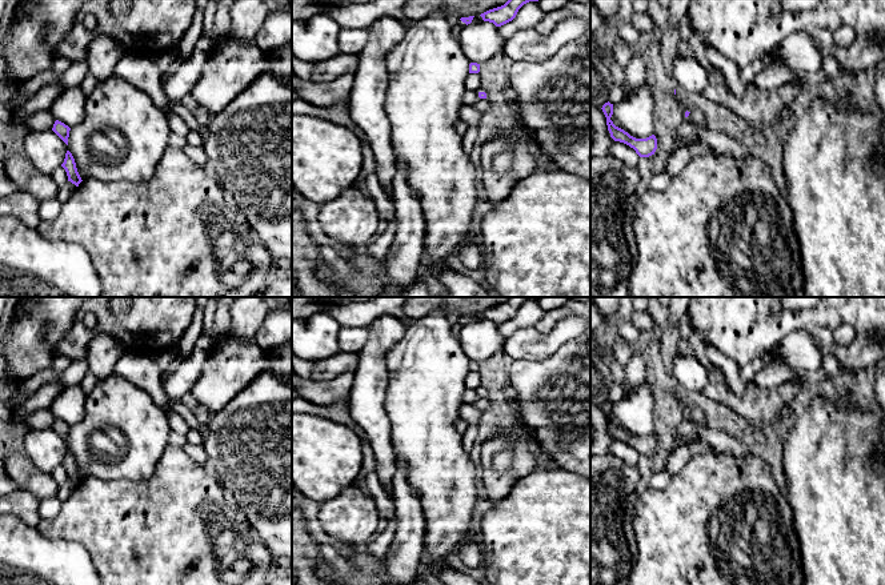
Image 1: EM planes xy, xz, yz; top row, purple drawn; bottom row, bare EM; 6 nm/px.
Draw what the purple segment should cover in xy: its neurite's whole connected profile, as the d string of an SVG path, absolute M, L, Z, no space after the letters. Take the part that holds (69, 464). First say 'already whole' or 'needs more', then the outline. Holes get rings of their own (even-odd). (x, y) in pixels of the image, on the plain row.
already whole; M67 449L65 452L65 457L64 461L61 462L61 465L65 468L67 474L68 474L68 480L71 480L72 482L75 482L76 485L79 485L79 482L83 480L77 466L76 466L76 461L75 457L72 454L72 452L69 449Z

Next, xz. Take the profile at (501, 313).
already whole; M509 297L504 304L489 308L480 314L484 320L489 320L493 321L496 325L501 325L512 320L524 302L538 298L540 297Z

